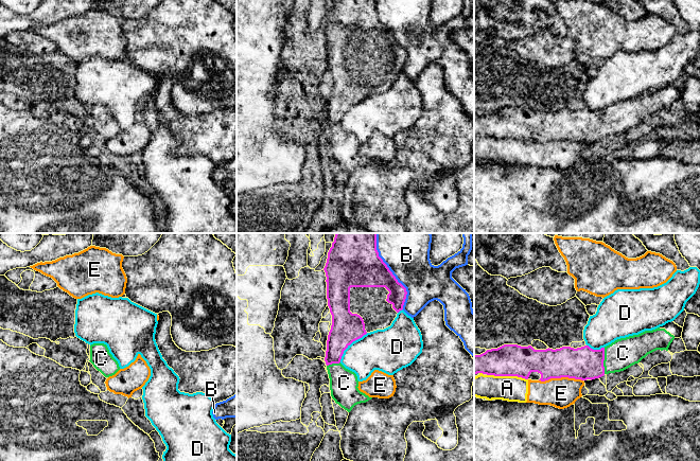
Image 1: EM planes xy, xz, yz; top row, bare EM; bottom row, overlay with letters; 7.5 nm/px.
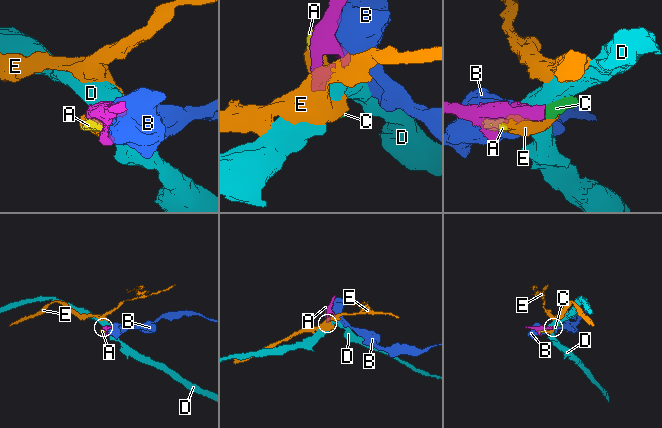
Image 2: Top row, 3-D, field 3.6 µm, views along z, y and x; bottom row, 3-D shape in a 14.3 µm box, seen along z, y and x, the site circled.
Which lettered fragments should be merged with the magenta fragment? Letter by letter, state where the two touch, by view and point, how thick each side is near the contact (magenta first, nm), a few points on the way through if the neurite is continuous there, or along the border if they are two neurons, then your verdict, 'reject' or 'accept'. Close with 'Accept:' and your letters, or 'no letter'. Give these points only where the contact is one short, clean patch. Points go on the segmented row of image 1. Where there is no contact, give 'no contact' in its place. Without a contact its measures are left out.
A: contact yz (507, 375); calibres 240 and 190 nm; border yz (487, 374), (517, 375), (527, 379); reject
B: contact xz (390, 271); calibres 340 and 420 nm; reject
C: contact yz (604, 359); calibres 240 and 220 nm; way yz (583, 362), (599, 362), (604, 359), (610, 359), (623, 353); accept
D: contact xz (350, 343); calibres 220 and 320 nm; reject
E: contact yz (560, 377); calibres 240 and 220 nm; reject
Accept: C

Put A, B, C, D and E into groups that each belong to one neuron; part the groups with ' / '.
A E / B / C / D

